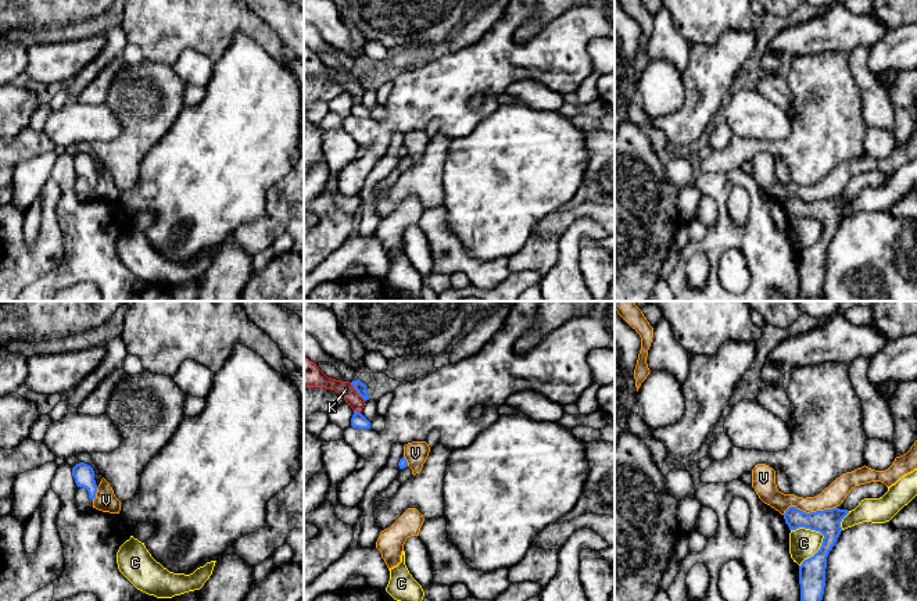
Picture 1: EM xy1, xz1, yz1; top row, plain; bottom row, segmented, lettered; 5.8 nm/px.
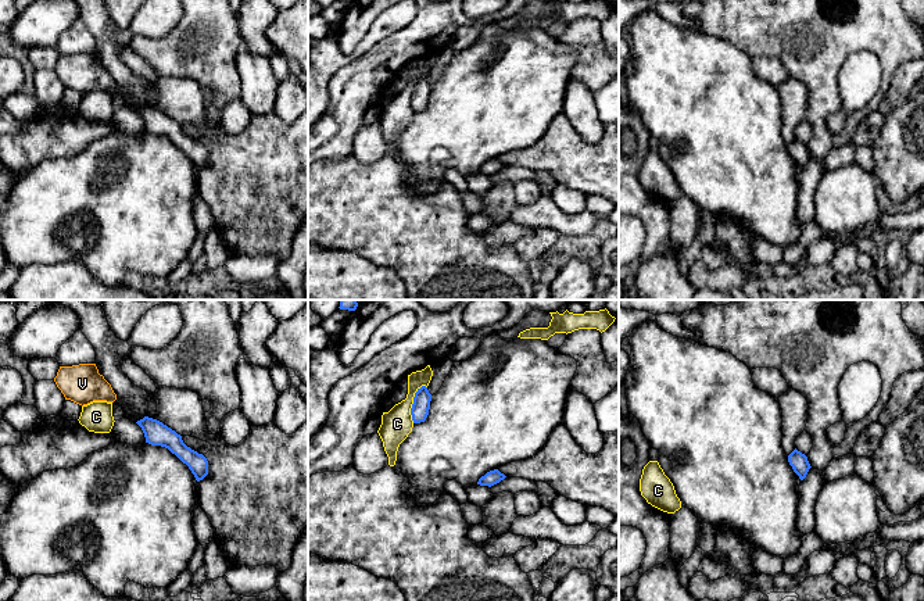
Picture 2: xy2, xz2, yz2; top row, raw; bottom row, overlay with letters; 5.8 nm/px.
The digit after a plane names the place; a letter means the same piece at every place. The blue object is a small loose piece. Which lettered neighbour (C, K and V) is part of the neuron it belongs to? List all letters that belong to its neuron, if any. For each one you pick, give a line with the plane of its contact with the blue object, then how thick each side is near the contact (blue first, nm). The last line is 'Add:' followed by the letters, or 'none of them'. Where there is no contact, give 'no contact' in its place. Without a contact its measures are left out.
K: meets blue in xz1; 60 nm thick on the blue side, 100 nm on the other
V: meets blue in yz1; 150 nm thick on the blue side, 130 nm on the other
Add: K, V

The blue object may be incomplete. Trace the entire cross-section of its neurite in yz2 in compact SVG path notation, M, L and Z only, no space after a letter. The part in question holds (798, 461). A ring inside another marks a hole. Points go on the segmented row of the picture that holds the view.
M796 448L788 455L788 462L801 480L806 477L809 469L812 468L807 457Z

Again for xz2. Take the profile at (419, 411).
M422 386L420 389L418 389L411 408L413 423L420 423L426 421L430 409L430 401L431 401L431 394L429 393L427 387Z

